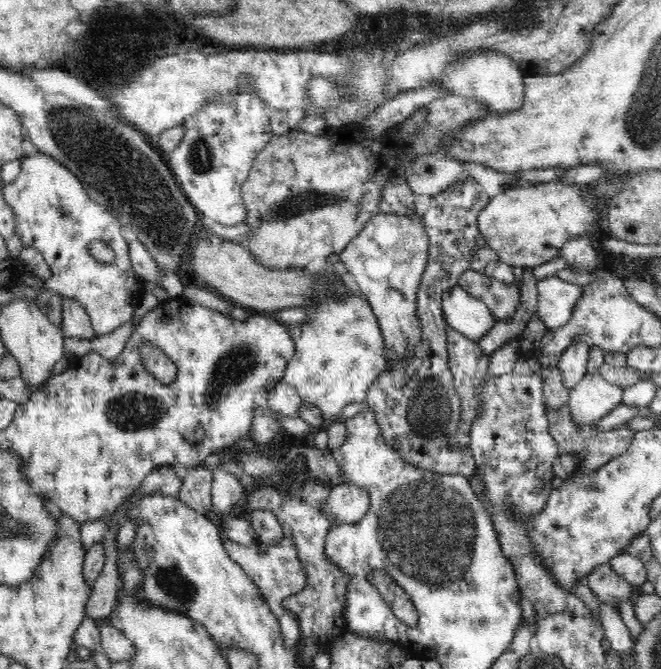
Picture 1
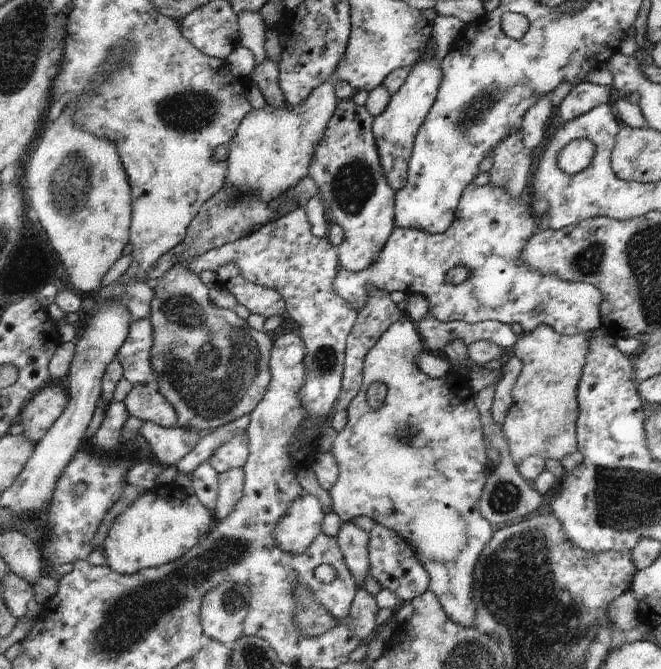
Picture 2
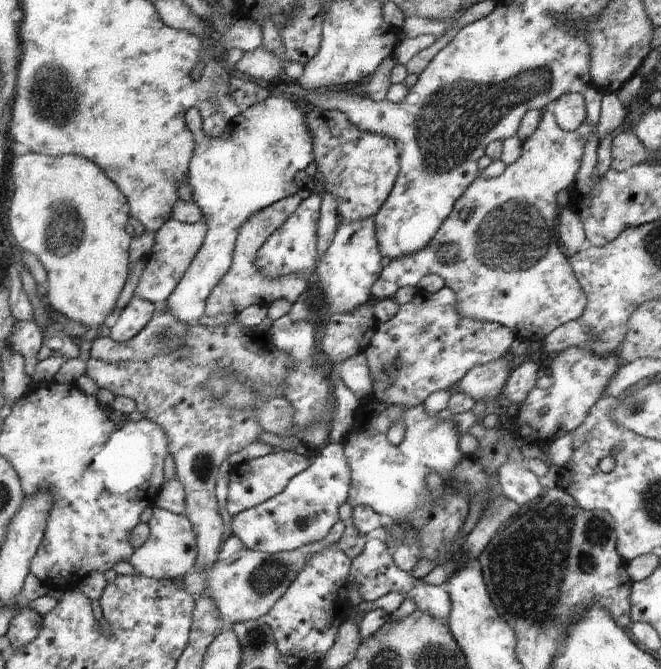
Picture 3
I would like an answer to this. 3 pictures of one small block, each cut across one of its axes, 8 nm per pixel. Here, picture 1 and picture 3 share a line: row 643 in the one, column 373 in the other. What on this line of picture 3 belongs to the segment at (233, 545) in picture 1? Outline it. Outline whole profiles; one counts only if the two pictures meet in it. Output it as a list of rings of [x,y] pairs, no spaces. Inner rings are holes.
[[[544,110],[538,128],[536,128],[534,133],[523,142],[523,152],[519,160],[516,160],[513,164],[507,166],[506,171],[500,177],[486,179],[484,176],[479,175],[476,180],[466,188],[466,191],[462,196],[456,200],[452,213],[446,218],[446,221],[441,225],[441,228],[436,232],[436,235],[430,240],[430,242],[428,242],[428,245],[423,250],[412,255],[408,254],[407,256],[385,261],[382,273],[371,287],[371,296],[373,300],[393,300],[396,292],[398,292],[400,288],[406,286],[417,287],[418,282],[422,280],[423,277],[436,274],[444,280],[445,287],[450,288],[454,292],[455,308],[462,319],[490,322],[504,326],[514,334],[515,339],[518,341],[524,341],[528,344],[532,341],[542,343],[556,328],[559,328],[565,323],[579,320],[586,309],[587,297],[582,291],[582,288],[579,287],[579,283],[575,278],[575,273],[572,271],[567,260],[567,255],[562,250],[559,238],[557,237],[556,221],[560,206],[556,204],[556,195],[562,189],[568,190],[574,183],[583,159],[586,140],[590,134],[591,129],[586,122],[573,132],[567,132],[556,123],[555,117],[550,111]]]

